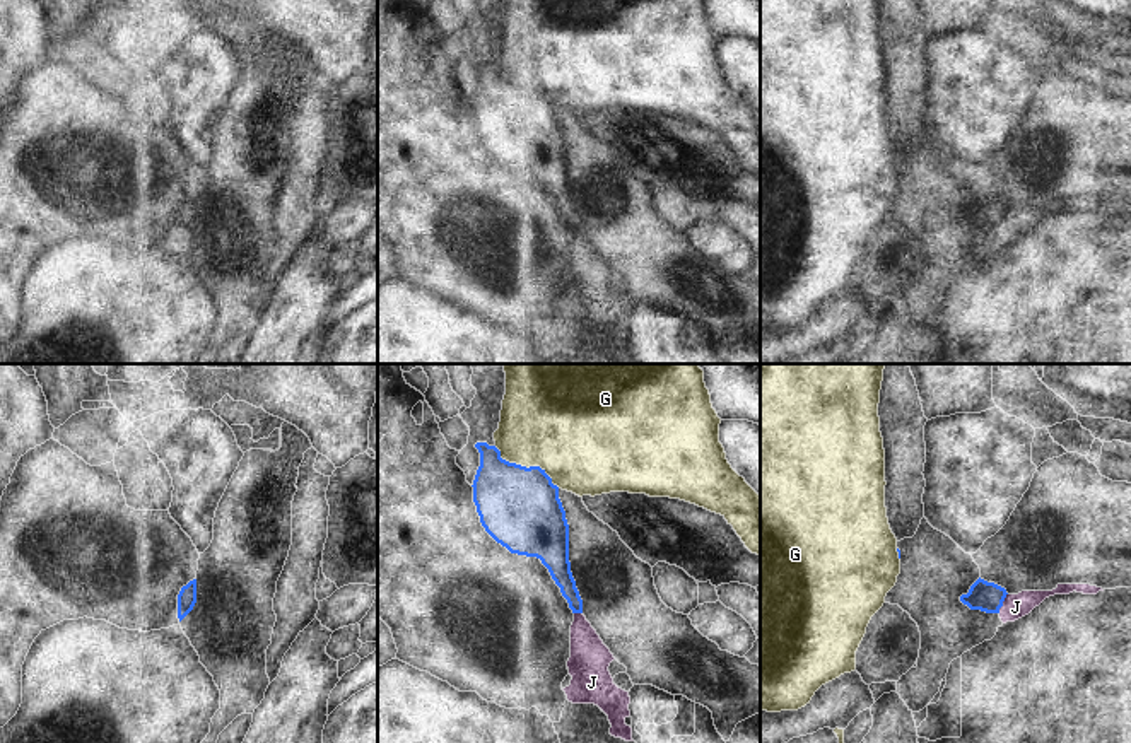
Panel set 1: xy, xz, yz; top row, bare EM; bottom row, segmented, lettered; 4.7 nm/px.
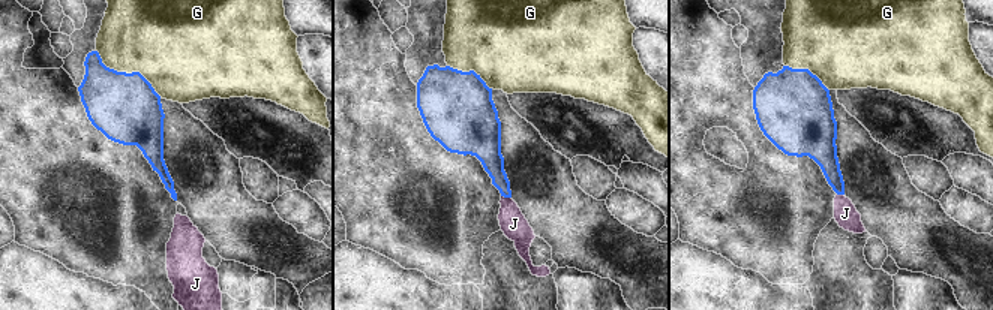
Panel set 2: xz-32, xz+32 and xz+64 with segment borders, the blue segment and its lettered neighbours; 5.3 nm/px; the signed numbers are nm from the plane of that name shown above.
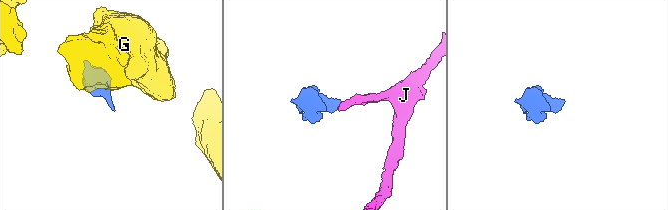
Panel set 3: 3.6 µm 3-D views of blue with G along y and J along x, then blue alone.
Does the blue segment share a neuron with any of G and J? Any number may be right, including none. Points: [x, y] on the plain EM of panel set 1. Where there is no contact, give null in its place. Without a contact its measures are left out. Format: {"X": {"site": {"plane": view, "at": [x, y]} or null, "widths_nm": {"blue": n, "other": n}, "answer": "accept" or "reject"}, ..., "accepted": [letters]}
{"G": {"site": {"plane": "xz", "at": [525, 84]}, "widths_nm": {"blue": 380, "other": 420}, "answer": "reject"}, "J": {"site": {"plane": "yz", "at": [1002, 221]}, "widths_nm": {"blue": 140, "other": 120}, "answer": "reject"}, "accepted": []}

